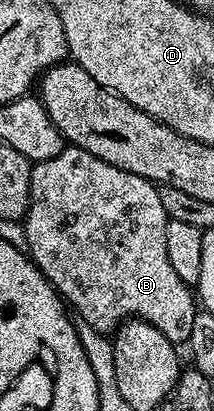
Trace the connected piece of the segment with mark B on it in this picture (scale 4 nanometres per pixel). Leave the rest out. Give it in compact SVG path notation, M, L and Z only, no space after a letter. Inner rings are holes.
M68 144L62 152L58 152L58 156L33 165L28 213L22 223L27 253L33 264L43 272L74 313L82 316L92 328L112 332L129 318L141 318L158 328L158 332L162 332L162 336L169 338L173 344L184 344L194 328L198 302L193 287L187 286L170 265L170 256L166 252L168 220L159 189L153 183Z

